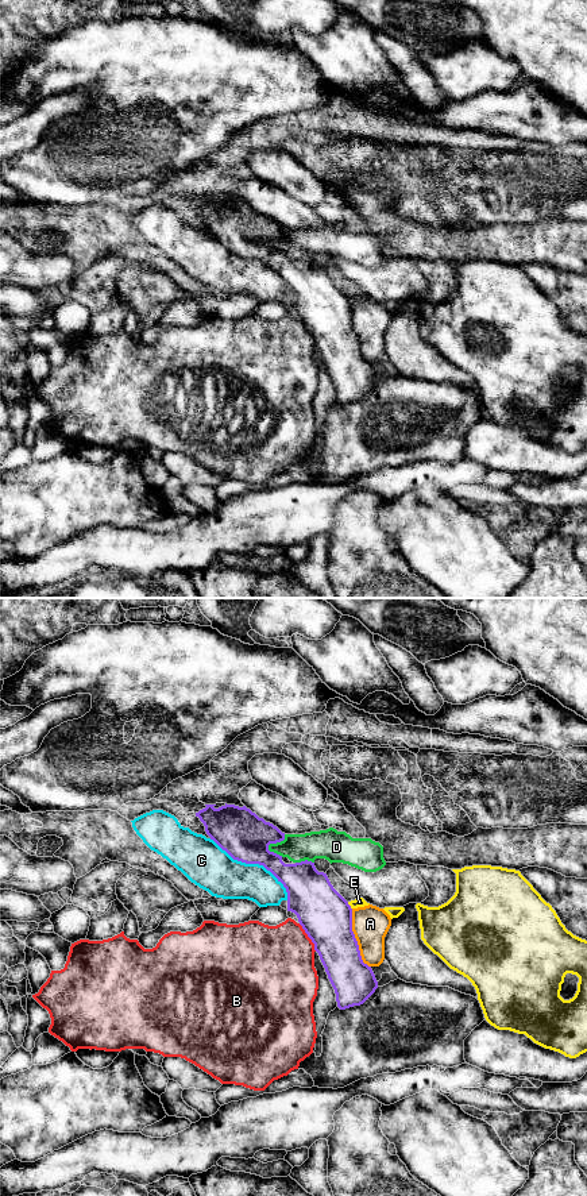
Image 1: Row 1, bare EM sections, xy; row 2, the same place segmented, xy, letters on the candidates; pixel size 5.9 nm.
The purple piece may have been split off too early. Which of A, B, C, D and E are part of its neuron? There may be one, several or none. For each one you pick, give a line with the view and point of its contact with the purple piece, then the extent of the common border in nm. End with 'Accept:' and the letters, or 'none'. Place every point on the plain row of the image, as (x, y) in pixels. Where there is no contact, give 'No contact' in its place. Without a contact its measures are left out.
Accept: none

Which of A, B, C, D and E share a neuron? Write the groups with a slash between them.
A / B / C / D / E

